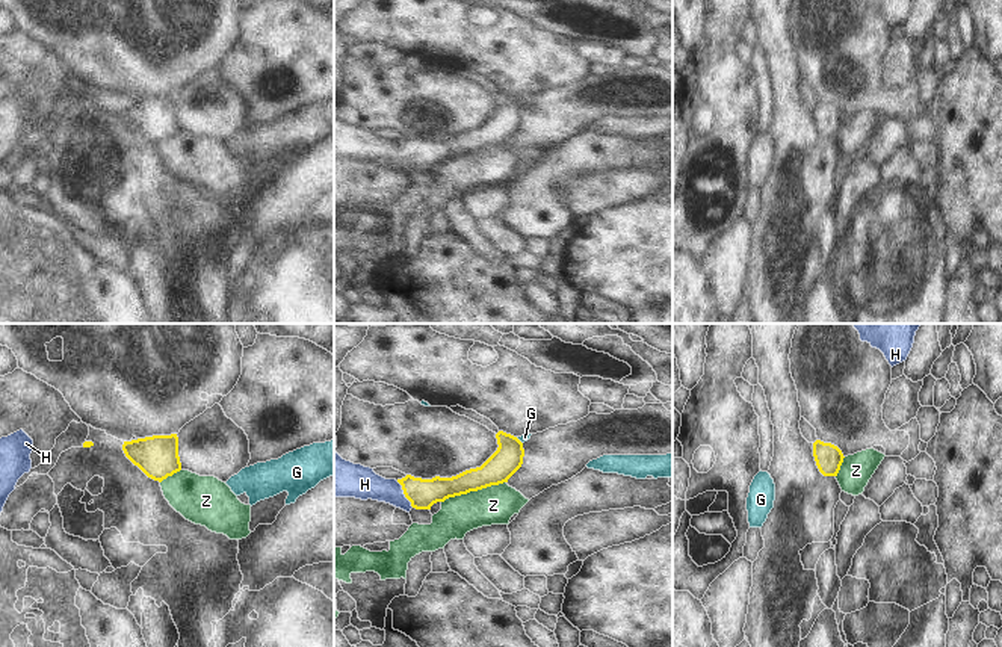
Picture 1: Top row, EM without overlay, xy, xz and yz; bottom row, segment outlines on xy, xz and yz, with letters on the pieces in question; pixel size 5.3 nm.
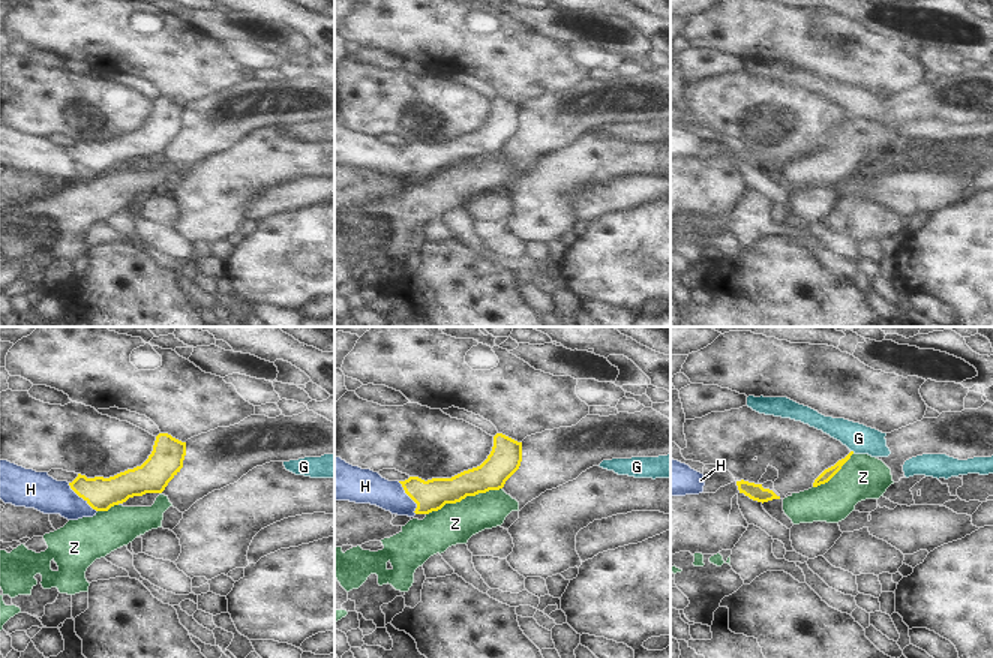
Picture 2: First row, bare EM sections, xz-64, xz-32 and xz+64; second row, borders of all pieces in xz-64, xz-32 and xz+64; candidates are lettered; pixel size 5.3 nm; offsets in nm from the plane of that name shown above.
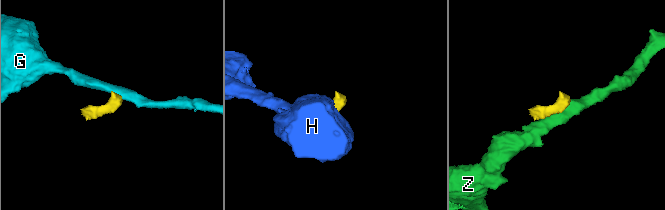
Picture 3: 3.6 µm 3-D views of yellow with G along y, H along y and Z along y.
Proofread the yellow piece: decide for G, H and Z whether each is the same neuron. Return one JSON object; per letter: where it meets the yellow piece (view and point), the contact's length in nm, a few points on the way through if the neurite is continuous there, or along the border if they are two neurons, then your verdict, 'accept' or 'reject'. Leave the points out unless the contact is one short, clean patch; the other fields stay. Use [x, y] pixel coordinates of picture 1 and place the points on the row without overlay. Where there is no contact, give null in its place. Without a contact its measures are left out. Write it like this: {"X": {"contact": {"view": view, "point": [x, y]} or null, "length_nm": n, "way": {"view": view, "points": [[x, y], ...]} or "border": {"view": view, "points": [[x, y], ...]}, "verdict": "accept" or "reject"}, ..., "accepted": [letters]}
{"G": {"contact": {"view": "xz", "point": [519, 102]}, "length_nm": 50, "border": {"view": "xz", "points": [[516, 99], [522, 105]]}, "verdict": "reject"}, "H": {"contact": {"view": "xz", "point": [404, 154]}, "length_nm": 170, "way": {"view": "xz", "points": [[422, 154], [404, 154], [381, 151], [361, 144]]}, "verdict": "accept"}, "Z": {"contact": {"view": "xz", "point": [473, 151]}, "length_nm": 360, "verdict": "reject"}, "accepted": ["H"]}

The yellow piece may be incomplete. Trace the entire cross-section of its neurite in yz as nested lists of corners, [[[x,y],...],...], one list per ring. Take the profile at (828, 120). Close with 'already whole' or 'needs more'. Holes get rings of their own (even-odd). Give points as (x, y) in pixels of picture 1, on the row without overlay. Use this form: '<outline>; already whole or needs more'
[[[821,101],[813,104],[813,118],[824,138],[837,138],[845,119],[837,107]]]; already whole

